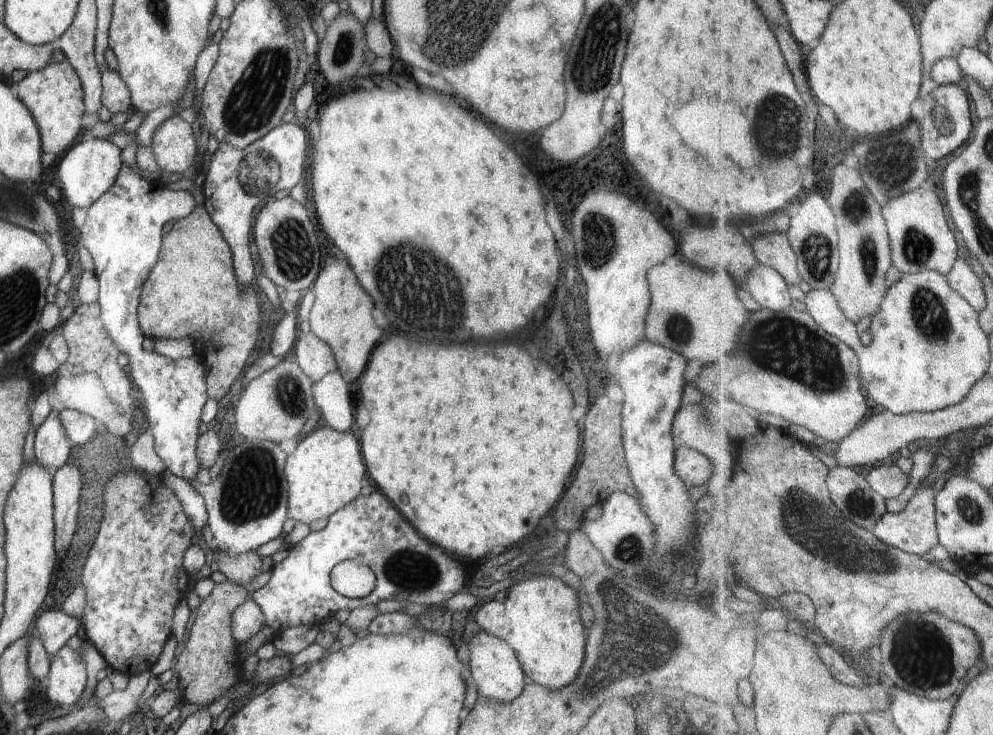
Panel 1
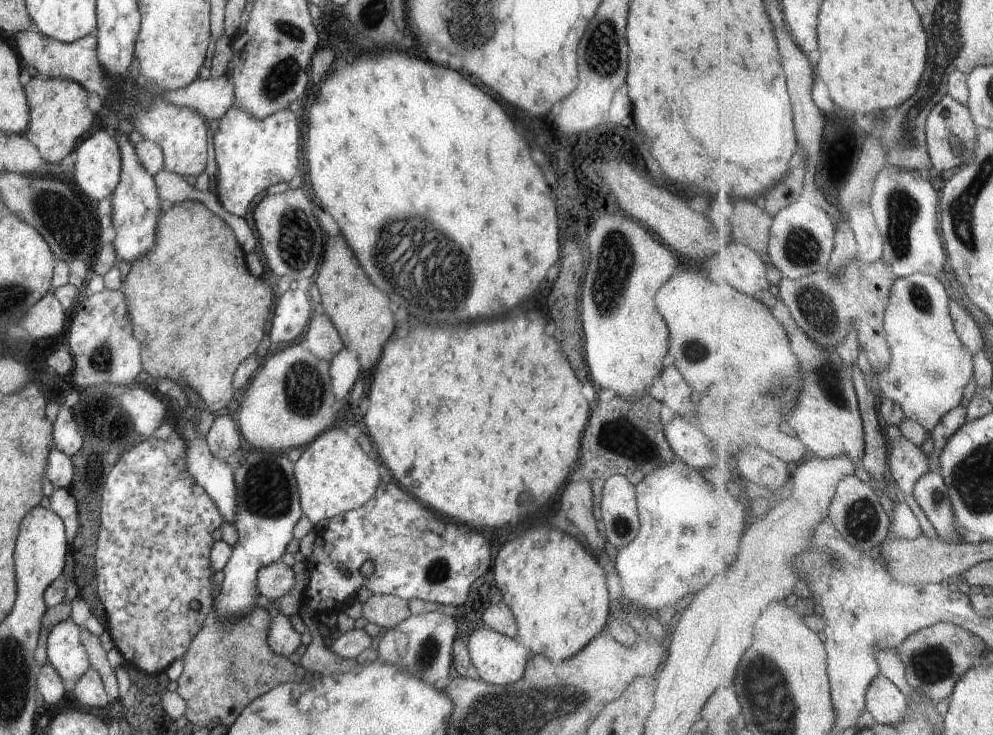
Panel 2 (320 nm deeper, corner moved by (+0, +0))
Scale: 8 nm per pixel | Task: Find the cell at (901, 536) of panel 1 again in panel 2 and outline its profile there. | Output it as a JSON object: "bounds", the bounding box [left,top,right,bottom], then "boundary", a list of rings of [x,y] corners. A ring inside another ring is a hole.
{"bounds":[930,405,968,471],"boundary":[[[959,405],[947,413],[942,421],[930,432],[933,440],[934,451],[930,455],[931,471],[939,470],[940,459],[938,456],[946,446],[947,441],[968,421],[968,408]]]}

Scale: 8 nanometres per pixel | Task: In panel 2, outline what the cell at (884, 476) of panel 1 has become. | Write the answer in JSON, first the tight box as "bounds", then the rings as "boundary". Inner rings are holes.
{"bounds":[888,436,939,540],"boundary":[[[901,436],[892,442],[888,464],[890,474],[898,485],[900,497],[917,515],[924,535],[933,540],[939,539],[936,528],[914,497],[915,484],[931,471],[930,456],[925,454],[920,446],[909,441],[909,438]]]}

